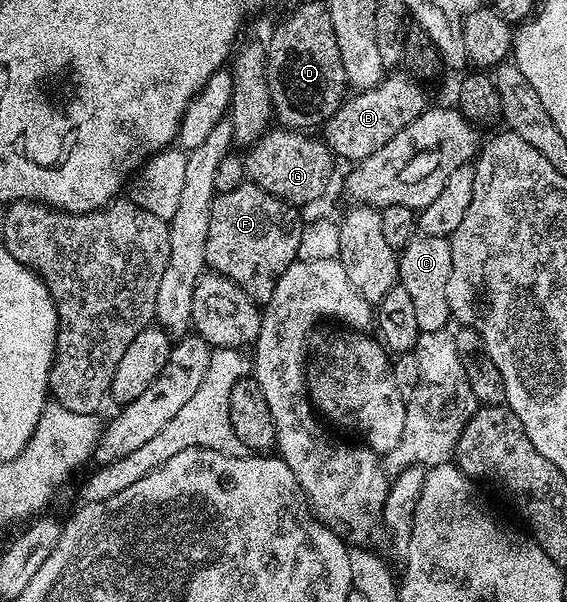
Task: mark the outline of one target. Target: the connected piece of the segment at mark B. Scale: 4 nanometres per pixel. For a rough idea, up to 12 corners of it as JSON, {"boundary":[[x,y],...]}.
{"boundary":[[409,72],[351,93],[321,127],[350,164],[426,111]]}

